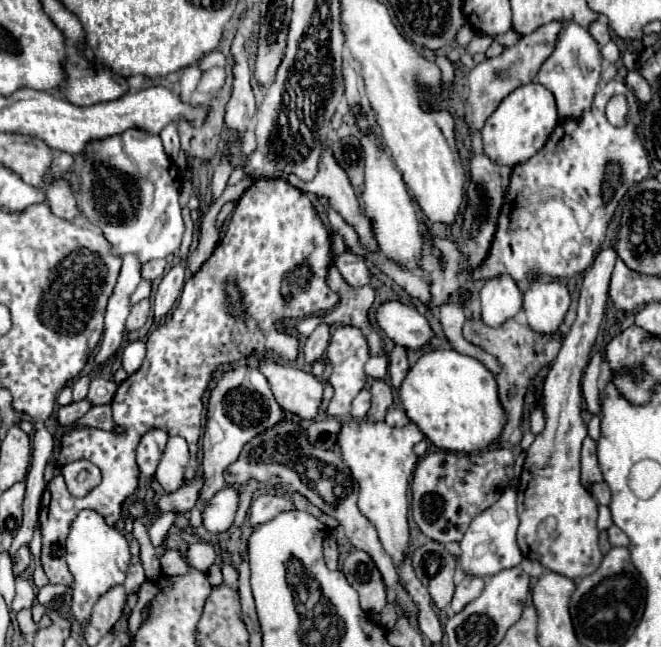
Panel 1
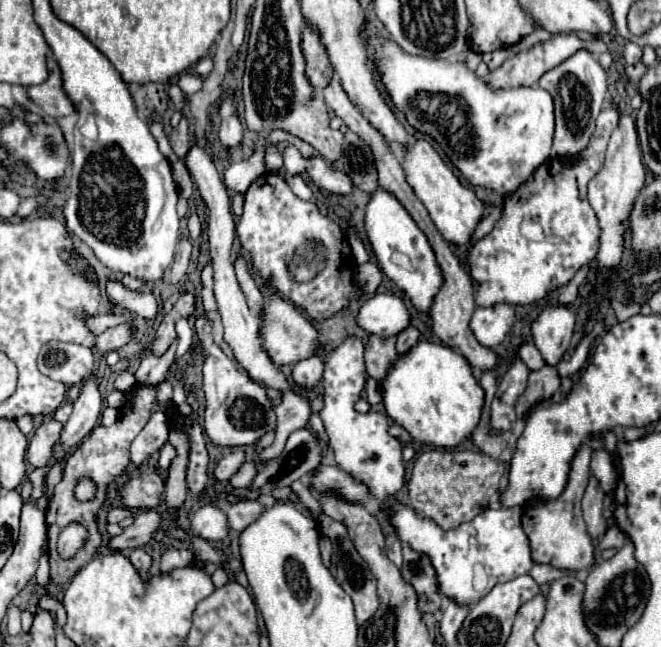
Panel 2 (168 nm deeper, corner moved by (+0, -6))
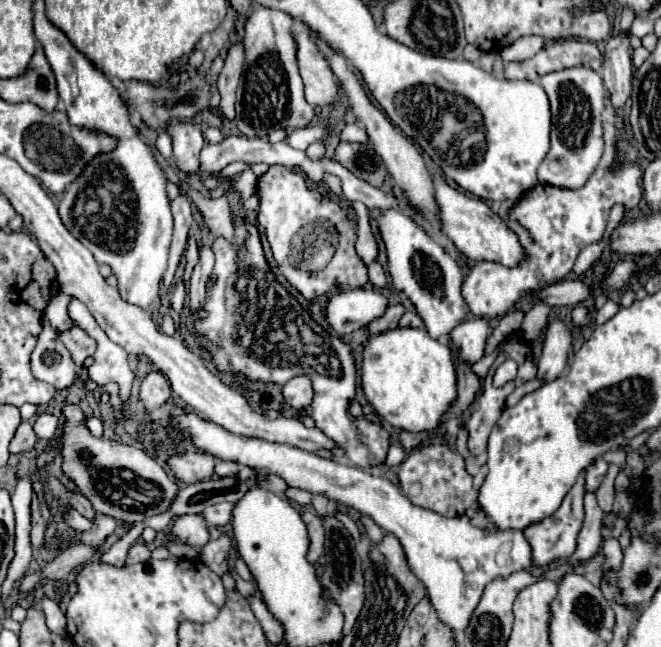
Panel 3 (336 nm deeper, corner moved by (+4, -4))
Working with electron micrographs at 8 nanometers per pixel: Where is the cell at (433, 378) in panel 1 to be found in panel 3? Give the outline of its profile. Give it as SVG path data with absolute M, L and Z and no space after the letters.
M395 328L371 336L361 362L361 386L377 414L391 426L407 432L433 432L457 396L453 354L423 328Z

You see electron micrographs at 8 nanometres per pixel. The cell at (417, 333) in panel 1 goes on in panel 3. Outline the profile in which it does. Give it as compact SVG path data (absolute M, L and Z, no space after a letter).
M375 288L339 290L329 298L327 320L335 332L349 334L365 328L371 320L383 316L389 308L389 298Z

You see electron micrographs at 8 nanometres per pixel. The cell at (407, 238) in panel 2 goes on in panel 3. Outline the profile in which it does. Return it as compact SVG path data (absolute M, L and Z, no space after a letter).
M387 208L377 216L377 228L385 244L387 266L393 280L393 288L399 288L413 302L417 314L423 318L431 338L449 334L461 320L465 320L463 296L461 296L461 270L457 262L437 244L431 236L425 234L409 216L397 208Z

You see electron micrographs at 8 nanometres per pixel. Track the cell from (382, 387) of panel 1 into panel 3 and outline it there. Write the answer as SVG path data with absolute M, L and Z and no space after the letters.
M395 304L395 306L389 306L389 310L375 322L369 324L369 334L379 334L379 332L389 332L391 328L397 328L399 324L399 318L403 316L405 308L401 304Z

